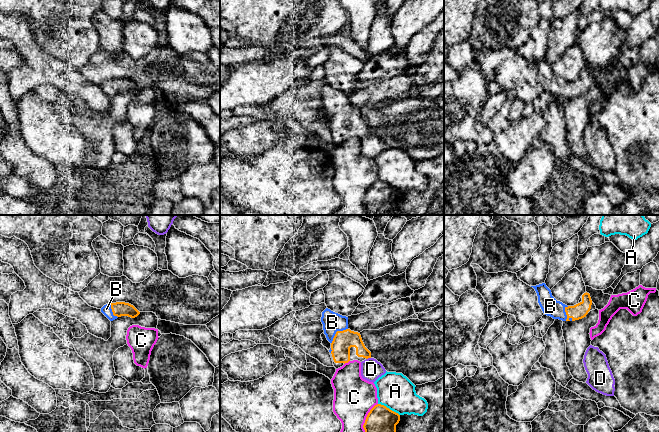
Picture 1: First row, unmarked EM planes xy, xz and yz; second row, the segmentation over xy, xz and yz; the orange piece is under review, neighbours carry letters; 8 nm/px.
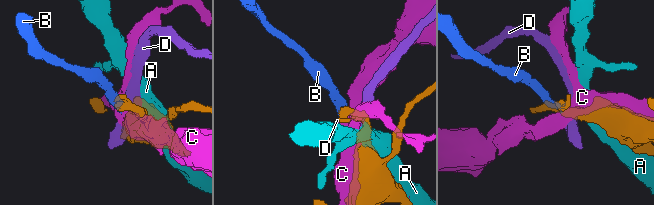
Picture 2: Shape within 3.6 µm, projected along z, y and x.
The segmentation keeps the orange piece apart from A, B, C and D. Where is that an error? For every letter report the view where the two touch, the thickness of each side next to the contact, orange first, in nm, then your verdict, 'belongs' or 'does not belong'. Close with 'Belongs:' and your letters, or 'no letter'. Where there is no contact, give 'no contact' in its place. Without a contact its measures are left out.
A: contact in xz; calibres 260 and 280 nm; does not belong
B: contact in yz; calibres 120 and 150 nm; belongs
C: contact in xz; calibres 260 and 320 nm; does not belong
D: contact in xz; calibres 160 and 170 nm; does not belong
Belongs: B

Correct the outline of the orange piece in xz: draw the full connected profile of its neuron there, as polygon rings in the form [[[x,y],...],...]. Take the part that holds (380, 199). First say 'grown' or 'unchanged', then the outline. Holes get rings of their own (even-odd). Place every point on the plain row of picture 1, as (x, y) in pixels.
unchanged | [[[375,181],[368,189],[363,204],[368,215],[405,215],[396,209],[400,191],[384,181]]]

